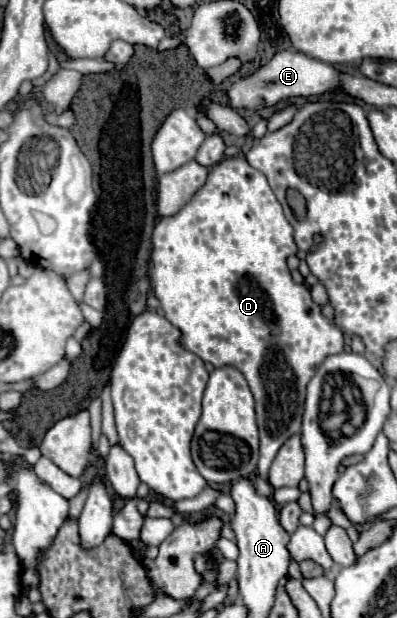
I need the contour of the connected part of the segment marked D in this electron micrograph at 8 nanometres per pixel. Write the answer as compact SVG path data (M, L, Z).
M226 157L220 163L216 163L210 173L206 183L194 193L194 197L190 199L190 203L186 203L186 207L182 207L176 215L172 217L160 217L154 233L152 233L152 255L150 255L150 279L152 279L152 287L154 287L154 295L160 301L160 307L164 311L164 317L180 329L182 337L180 337L180 345L186 351L192 351L194 355L198 355L200 359L204 359L206 363L212 363L214 367L222 367L222 365L232 365L238 371L242 371L242 375L246 377L250 391L254 393L254 401L256 401L256 417L258 417L258 429L260 429L260 461L258 461L258 477L260 477L260 485L258 485L258 493L262 495L270 495L270 489L264 489L268 485L268 469L278 453L278 449L288 441L290 435L298 433L302 427L302 411L304 411L304 395L306 395L306 385L312 379L316 367L328 357L328 355L336 355L344 351L344 337L340 327L326 319L320 313L320 305L316 305L312 301L310 289L304 283L298 284L292 281L290 269L286 259L295 255L298 251L296 243L294 243L294 229L290 227L288 219L284 217L282 205L278 203L276 195L272 193L266 175L262 175L260 171L256 171L254 167L250 167L246 163L244 157Z

